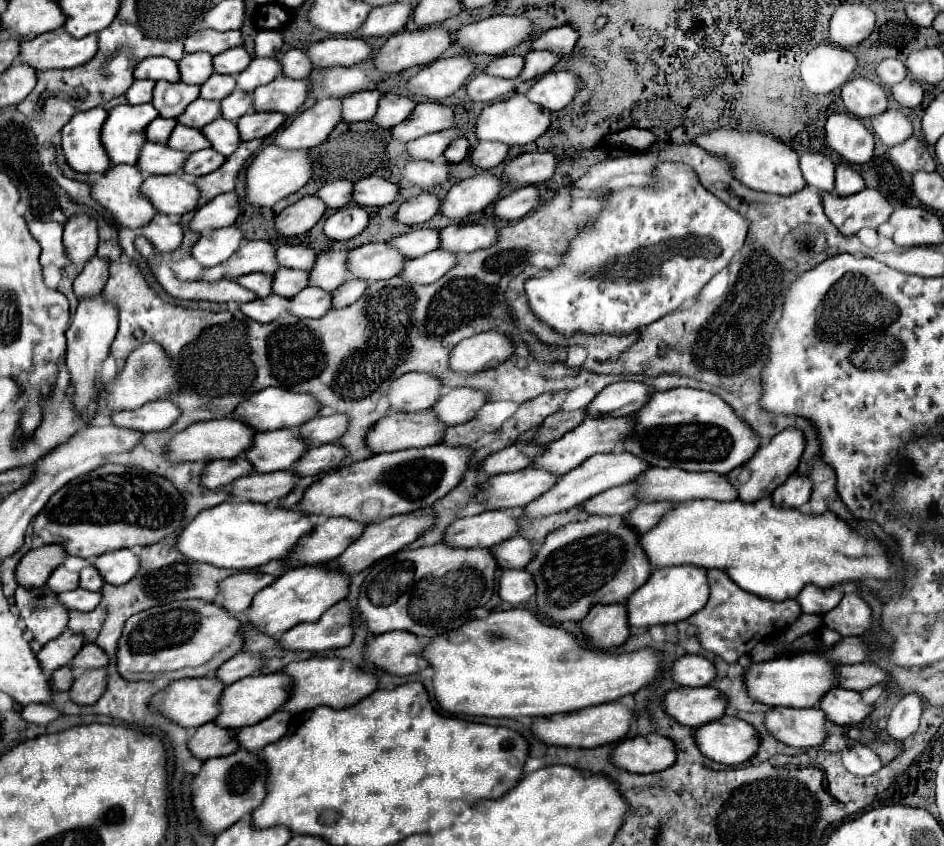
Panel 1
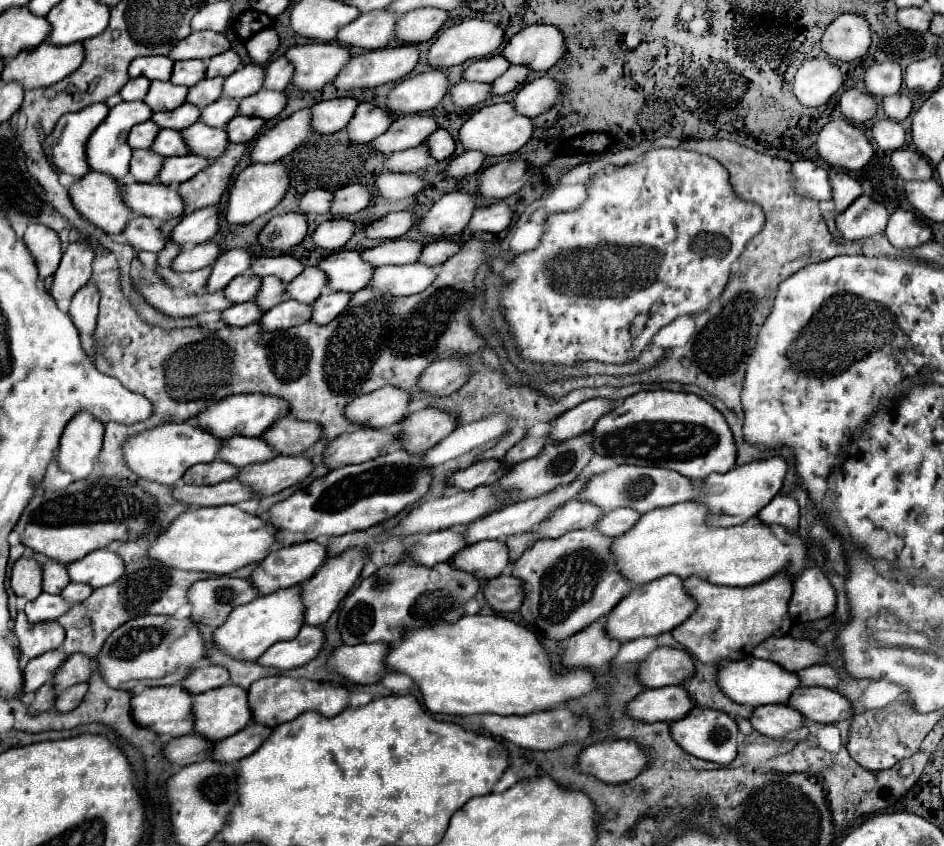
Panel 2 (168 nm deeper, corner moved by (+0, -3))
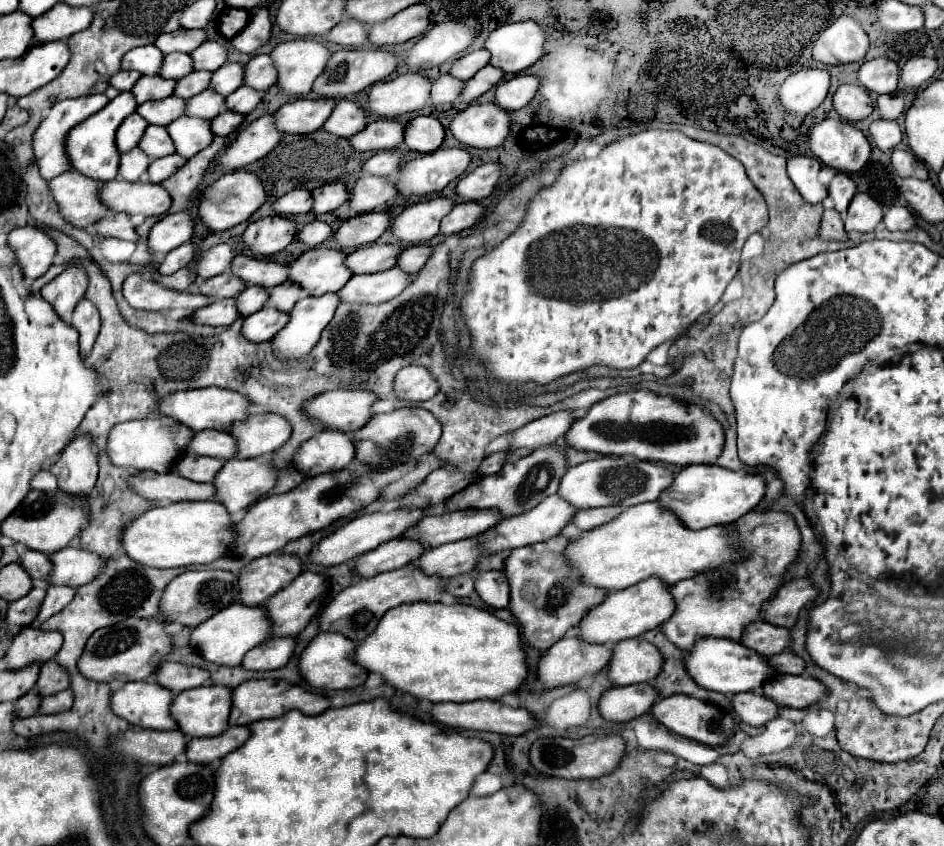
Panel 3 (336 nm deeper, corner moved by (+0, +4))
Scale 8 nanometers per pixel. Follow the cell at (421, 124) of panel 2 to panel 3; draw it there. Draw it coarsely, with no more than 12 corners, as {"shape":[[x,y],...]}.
{"shape":[[375,120],[349,138],[357,152],[401,146],[403,120]]}

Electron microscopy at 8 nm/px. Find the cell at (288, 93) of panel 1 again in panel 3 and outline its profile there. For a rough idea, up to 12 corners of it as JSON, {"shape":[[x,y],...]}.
{"shape":[[237,88],[225,98],[227,110],[249,114],[263,92]]}

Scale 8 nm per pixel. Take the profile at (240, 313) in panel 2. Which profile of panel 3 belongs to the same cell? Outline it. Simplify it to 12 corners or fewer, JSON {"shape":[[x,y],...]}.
{"shape":[[233,298],[195,310],[201,326],[229,326],[239,318]]}

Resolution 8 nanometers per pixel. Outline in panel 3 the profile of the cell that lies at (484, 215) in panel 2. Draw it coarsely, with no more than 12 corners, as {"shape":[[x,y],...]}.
{"shape":[[477,202],[455,204],[441,220],[439,234],[449,236],[483,218]]}

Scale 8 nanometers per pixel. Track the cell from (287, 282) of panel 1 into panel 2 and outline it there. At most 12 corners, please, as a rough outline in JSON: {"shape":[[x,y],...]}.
{"shape":[[263,277],[255,301],[269,311],[287,297],[279,277]]}

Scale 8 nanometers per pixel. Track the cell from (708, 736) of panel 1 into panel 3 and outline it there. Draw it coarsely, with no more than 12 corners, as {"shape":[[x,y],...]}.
{"shape":[[667,696],[651,714],[667,730],[719,746],[737,726],[727,710]]}

